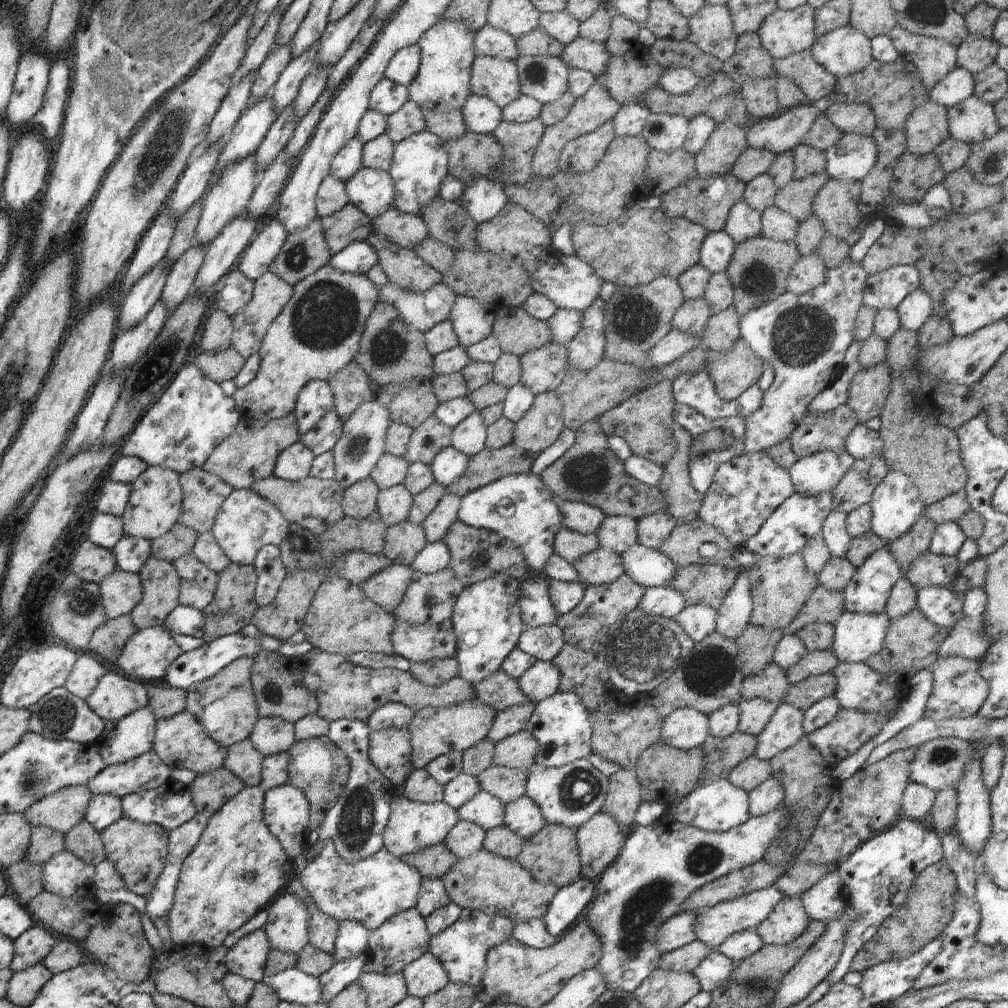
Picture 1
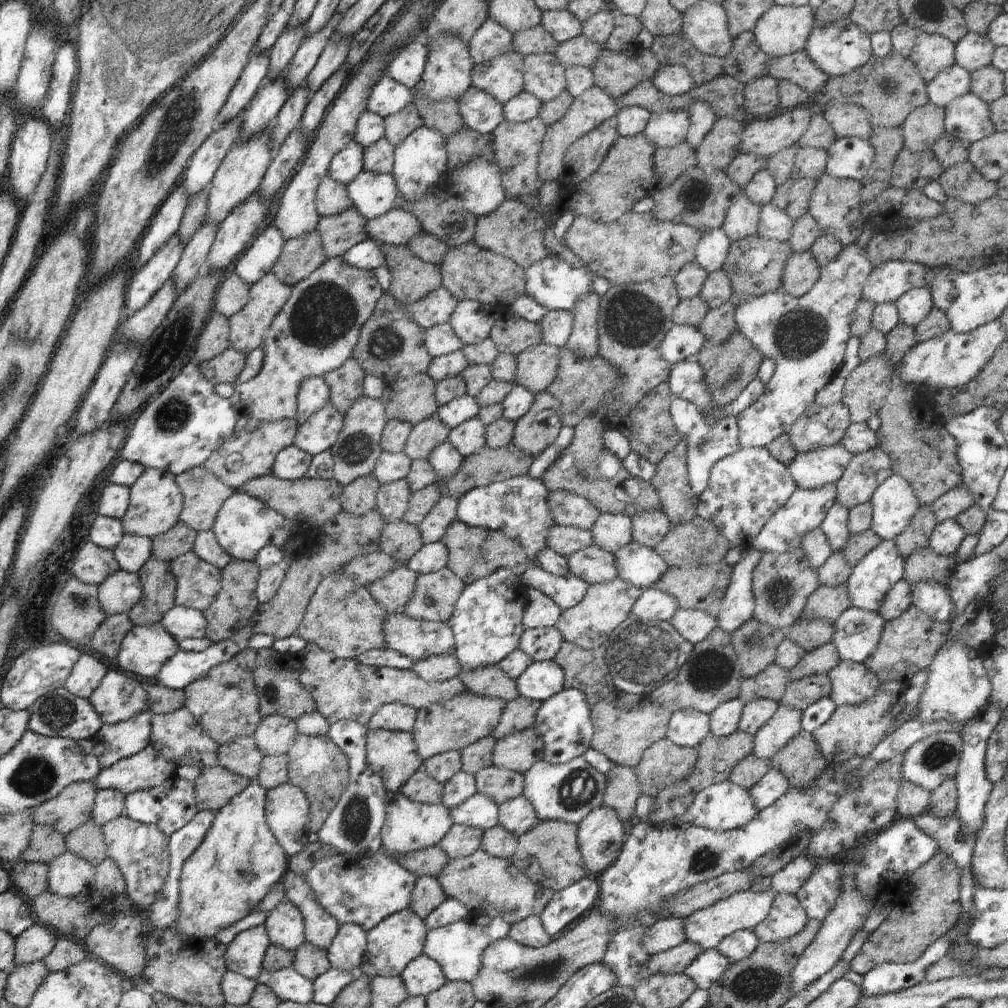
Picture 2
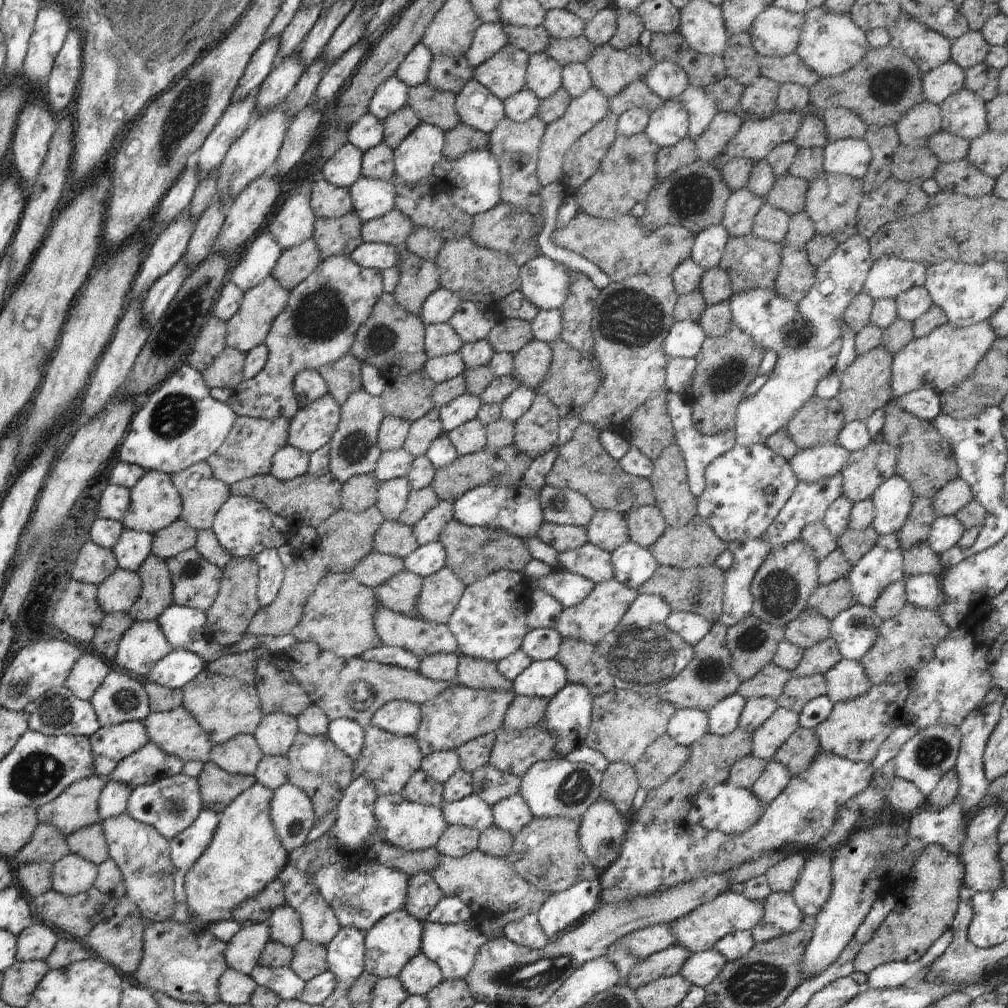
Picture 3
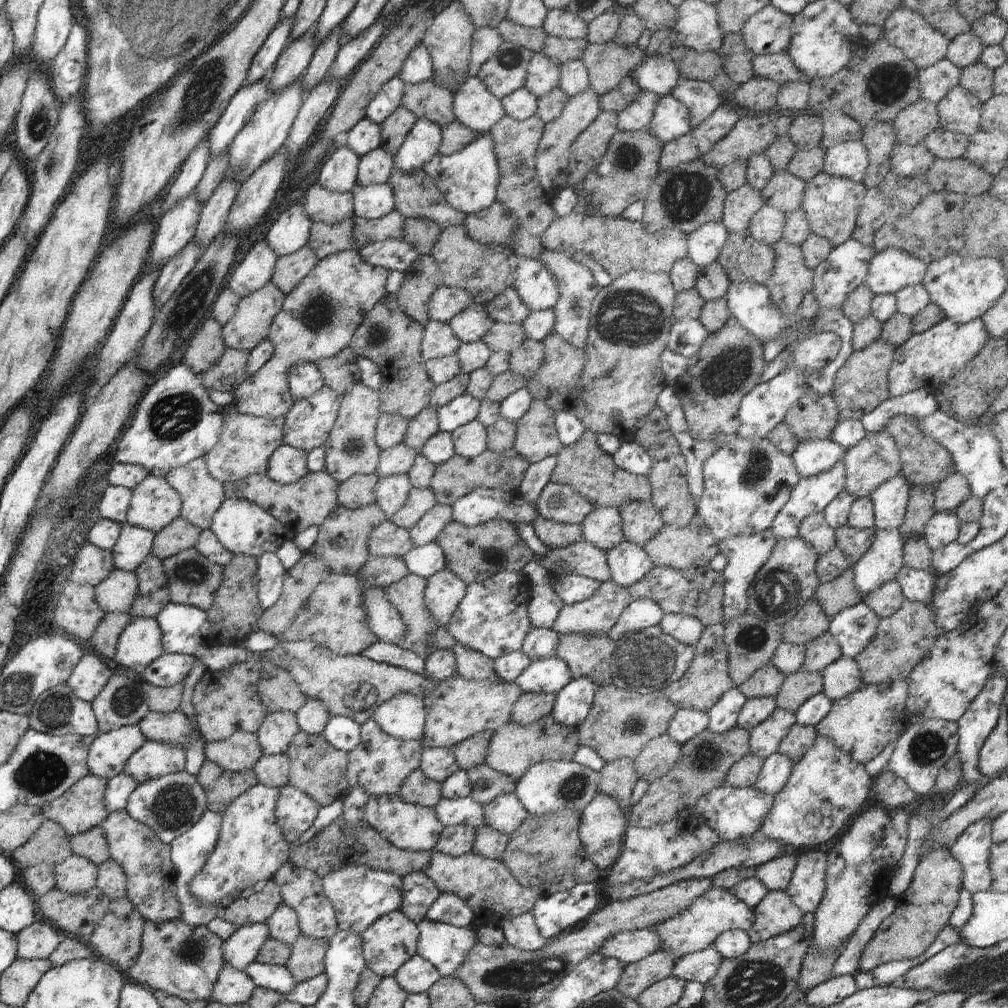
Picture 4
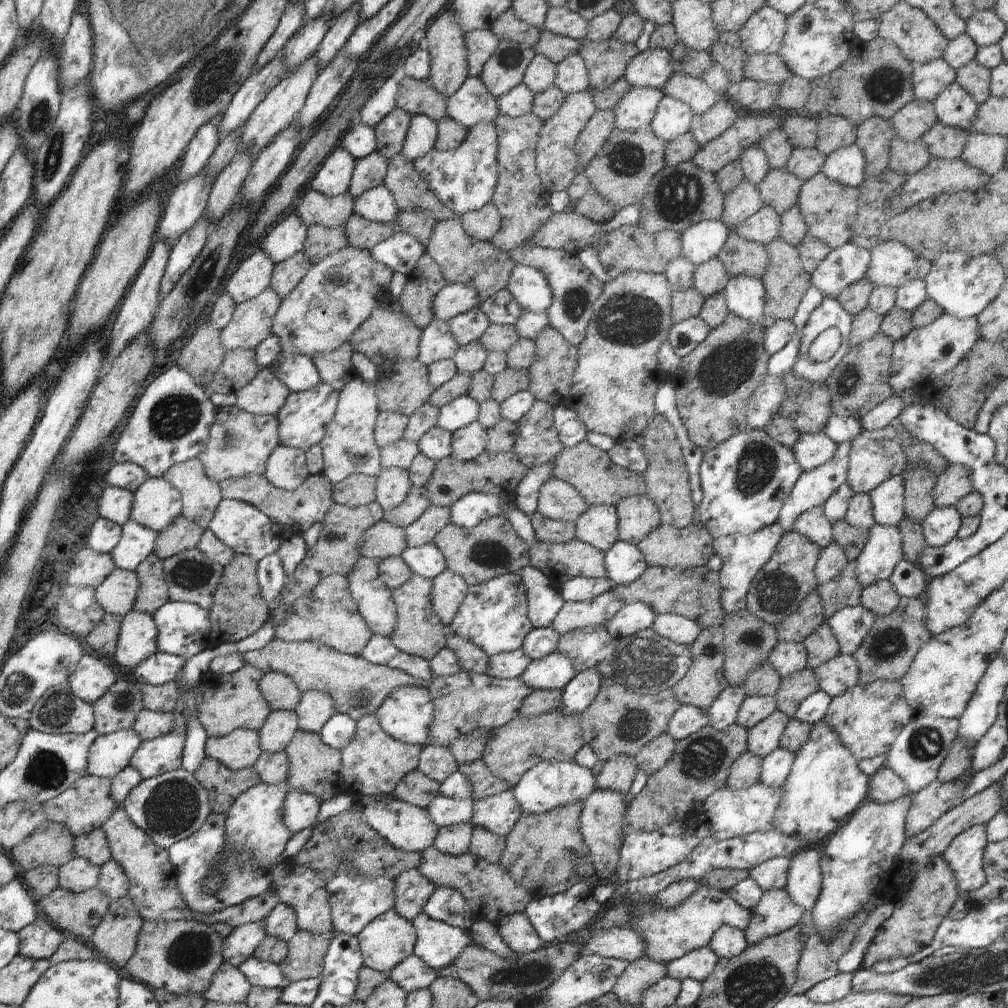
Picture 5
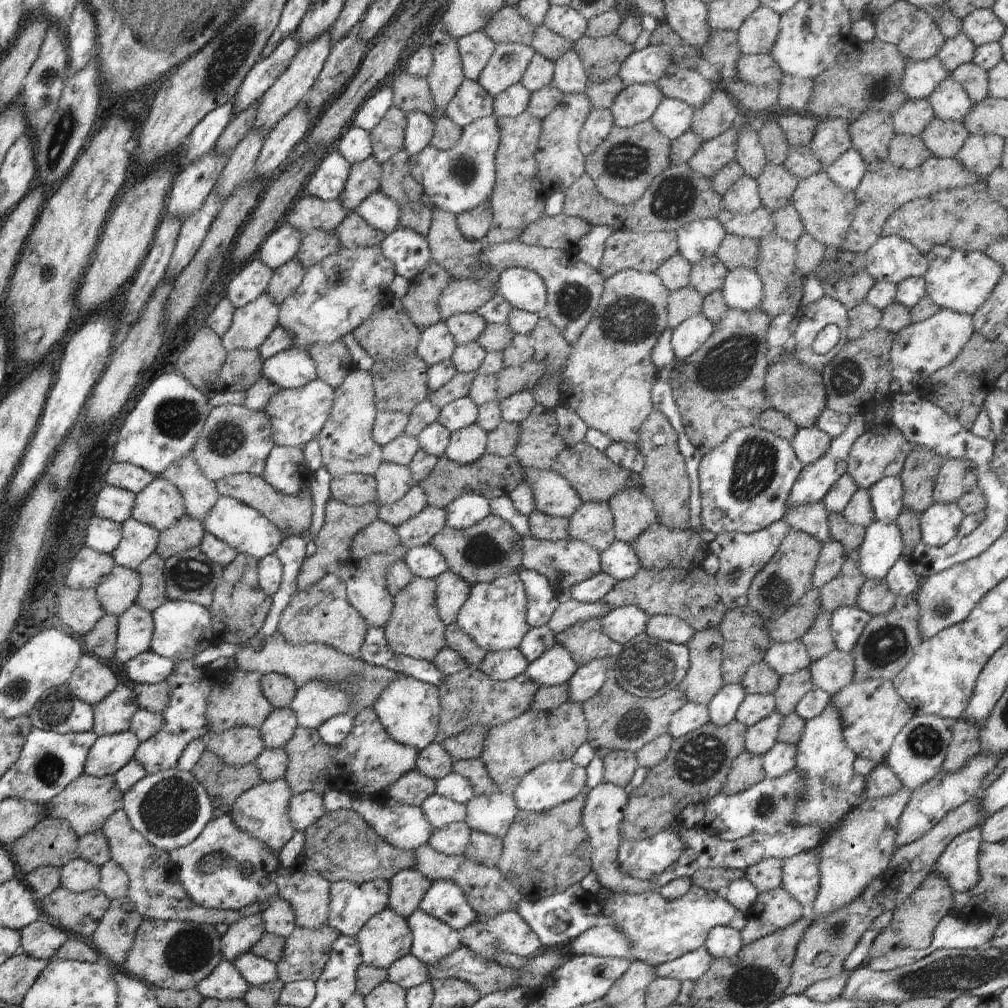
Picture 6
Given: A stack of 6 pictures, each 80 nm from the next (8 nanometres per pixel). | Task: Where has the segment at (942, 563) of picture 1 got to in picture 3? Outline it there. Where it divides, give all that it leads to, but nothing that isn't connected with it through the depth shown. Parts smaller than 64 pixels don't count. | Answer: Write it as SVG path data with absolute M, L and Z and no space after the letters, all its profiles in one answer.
M922 541L903 551L903 571L906 575L929 574L939 578L944 568L939 556Z

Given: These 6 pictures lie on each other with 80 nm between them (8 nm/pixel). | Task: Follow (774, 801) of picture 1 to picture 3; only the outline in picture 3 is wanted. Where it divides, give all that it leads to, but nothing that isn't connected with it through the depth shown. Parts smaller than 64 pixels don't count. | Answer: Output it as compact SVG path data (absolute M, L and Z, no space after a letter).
M772 758L760 778L752 785L751 791L758 799L769 804L788 786L791 777L787 766Z

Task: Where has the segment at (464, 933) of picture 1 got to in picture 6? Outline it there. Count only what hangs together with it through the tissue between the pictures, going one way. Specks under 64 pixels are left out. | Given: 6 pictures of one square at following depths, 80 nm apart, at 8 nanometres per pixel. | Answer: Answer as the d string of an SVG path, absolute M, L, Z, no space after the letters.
M419 908L406 919L406 922L413 936L411 954L426 965L438 963L440 959L461 947L456 929L427 915Z

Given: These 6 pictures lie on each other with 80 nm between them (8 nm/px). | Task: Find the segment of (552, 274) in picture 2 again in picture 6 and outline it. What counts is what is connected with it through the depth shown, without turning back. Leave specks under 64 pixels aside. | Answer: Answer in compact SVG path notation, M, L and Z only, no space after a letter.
M508 267L497 278L500 293L514 308L529 313L543 314L547 303L547 288L534 271Z

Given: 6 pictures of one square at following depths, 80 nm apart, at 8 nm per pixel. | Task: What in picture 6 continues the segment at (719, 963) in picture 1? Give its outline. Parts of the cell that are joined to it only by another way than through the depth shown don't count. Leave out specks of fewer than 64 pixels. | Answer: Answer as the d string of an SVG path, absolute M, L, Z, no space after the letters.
M703 946L687 952L676 960L655 967L657 978L668 977L682 981L696 982L711 965L713 956Z

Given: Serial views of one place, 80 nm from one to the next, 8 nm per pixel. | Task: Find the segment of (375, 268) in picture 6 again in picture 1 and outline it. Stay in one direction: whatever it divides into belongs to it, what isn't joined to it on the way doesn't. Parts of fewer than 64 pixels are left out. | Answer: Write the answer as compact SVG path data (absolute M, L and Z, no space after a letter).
M330 264L297 282L293 286L292 298L271 322L265 332L266 336L262 339L260 350L257 352L261 365L256 378L242 388L237 388L231 396L237 404L242 421L268 422L293 413L297 396L308 381L327 382L335 372L354 360L367 318L379 300L379 292L380 287L365 274L340 272Z

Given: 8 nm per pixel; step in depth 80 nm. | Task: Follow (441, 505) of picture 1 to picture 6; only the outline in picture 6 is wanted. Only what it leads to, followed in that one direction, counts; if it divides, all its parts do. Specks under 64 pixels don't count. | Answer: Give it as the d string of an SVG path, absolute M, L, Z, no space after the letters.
M427 506L405 523L395 527L400 545L407 549L428 545L430 539L436 536L446 524L446 511Z

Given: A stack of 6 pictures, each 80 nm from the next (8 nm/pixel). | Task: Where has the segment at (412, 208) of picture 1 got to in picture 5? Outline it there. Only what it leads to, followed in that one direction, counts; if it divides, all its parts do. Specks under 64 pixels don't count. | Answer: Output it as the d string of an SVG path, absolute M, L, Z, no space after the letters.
M411 115L401 153L409 161L414 162L434 149L436 136L438 136L436 121L426 115Z

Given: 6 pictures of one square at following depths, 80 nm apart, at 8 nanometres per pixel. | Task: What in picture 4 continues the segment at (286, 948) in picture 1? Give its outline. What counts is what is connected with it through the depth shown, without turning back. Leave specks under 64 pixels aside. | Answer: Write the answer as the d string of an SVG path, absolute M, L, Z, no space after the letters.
M283 902L278 905L266 923L269 928L269 937L286 943L289 947L301 934L296 911Z

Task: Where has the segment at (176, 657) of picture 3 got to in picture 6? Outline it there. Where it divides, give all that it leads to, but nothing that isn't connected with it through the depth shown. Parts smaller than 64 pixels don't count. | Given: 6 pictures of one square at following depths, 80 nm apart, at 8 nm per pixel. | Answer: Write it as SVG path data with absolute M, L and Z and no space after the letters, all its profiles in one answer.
M150 649L124 663L124 672L136 684L151 685L165 681L175 664L172 659L160 656Z

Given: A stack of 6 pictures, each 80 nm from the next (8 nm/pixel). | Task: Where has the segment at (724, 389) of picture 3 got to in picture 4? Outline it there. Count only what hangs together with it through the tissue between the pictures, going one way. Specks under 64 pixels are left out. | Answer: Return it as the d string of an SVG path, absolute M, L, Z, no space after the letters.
M731 316L720 330L709 333L700 350L694 356L688 358L685 375L674 384L681 400L690 434L694 440L724 444L728 439L738 434L741 400L759 383L765 366L762 340L751 335L736 318Z

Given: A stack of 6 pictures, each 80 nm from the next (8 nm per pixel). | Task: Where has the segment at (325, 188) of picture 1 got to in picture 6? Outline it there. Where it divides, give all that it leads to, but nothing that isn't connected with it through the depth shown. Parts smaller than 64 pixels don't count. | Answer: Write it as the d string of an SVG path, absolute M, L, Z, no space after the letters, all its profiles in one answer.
M303 193L286 220L304 236L311 230L318 229L333 232L349 213L338 199L323 201Z

